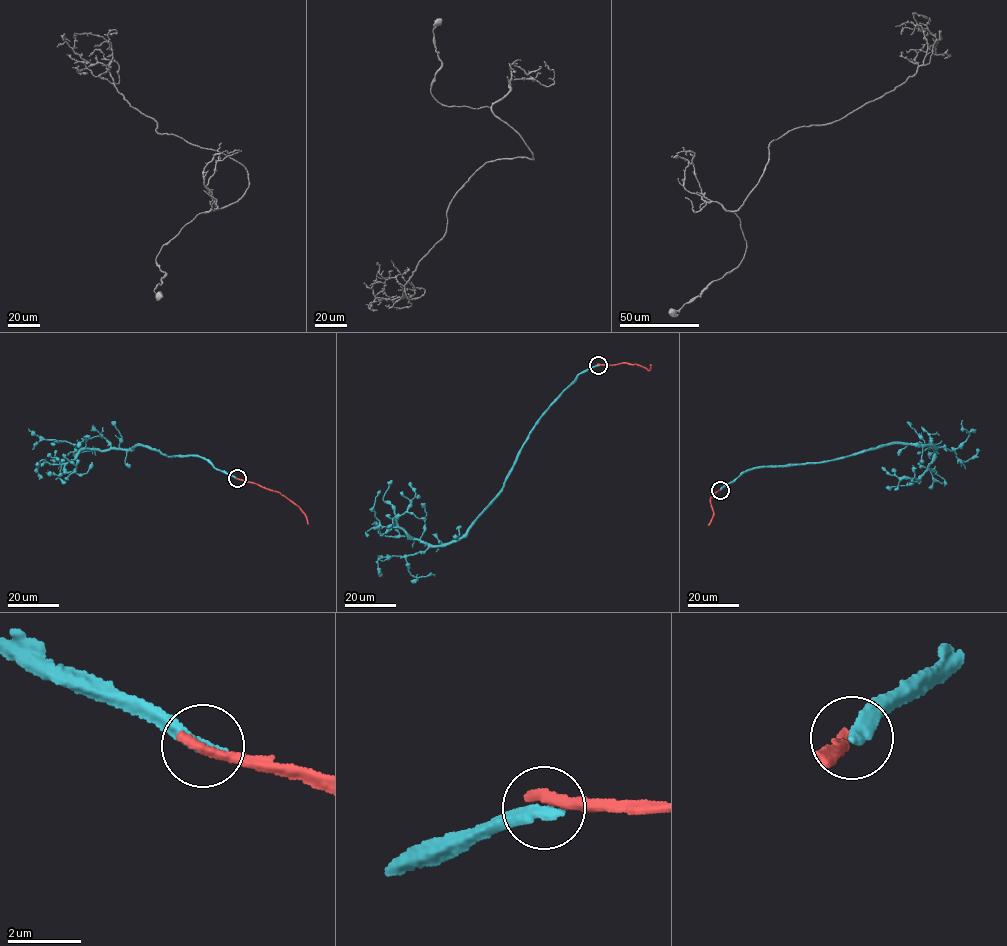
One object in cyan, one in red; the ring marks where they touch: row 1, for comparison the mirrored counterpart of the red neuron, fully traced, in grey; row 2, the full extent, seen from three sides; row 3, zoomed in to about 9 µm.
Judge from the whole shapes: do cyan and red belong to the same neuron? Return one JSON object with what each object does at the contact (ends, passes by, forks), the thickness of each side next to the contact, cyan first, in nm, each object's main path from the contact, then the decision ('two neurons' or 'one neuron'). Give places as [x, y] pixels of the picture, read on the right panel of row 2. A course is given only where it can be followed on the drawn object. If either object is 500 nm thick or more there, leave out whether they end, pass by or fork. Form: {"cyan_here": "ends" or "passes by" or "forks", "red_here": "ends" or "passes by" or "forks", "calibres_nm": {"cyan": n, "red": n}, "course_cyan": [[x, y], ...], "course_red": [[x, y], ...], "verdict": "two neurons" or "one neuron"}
{"cyan_here": "ends", "red_here": "ends", "calibres_nm": {"cyan": 400, "red": 360}, "course_cyan": [[719, 490], [751, 469], [842, 459], [895, 443], [937, 448], [918, 479], [897, 477], [882, 467]], "course_red": [[719, 490], [710, 497], [714, 514], [709, 525]], "verdict": "two neurons"}

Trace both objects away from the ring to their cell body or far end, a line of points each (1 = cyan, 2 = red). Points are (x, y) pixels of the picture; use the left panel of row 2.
1: (237, 478), (200, 457), (166, 456), (139, 445), (82, 449), (66, 464), (67, 472), (76, 466), (62, 454)
2: (237, 478), (279, 491), (299, 508), (308, 524)

